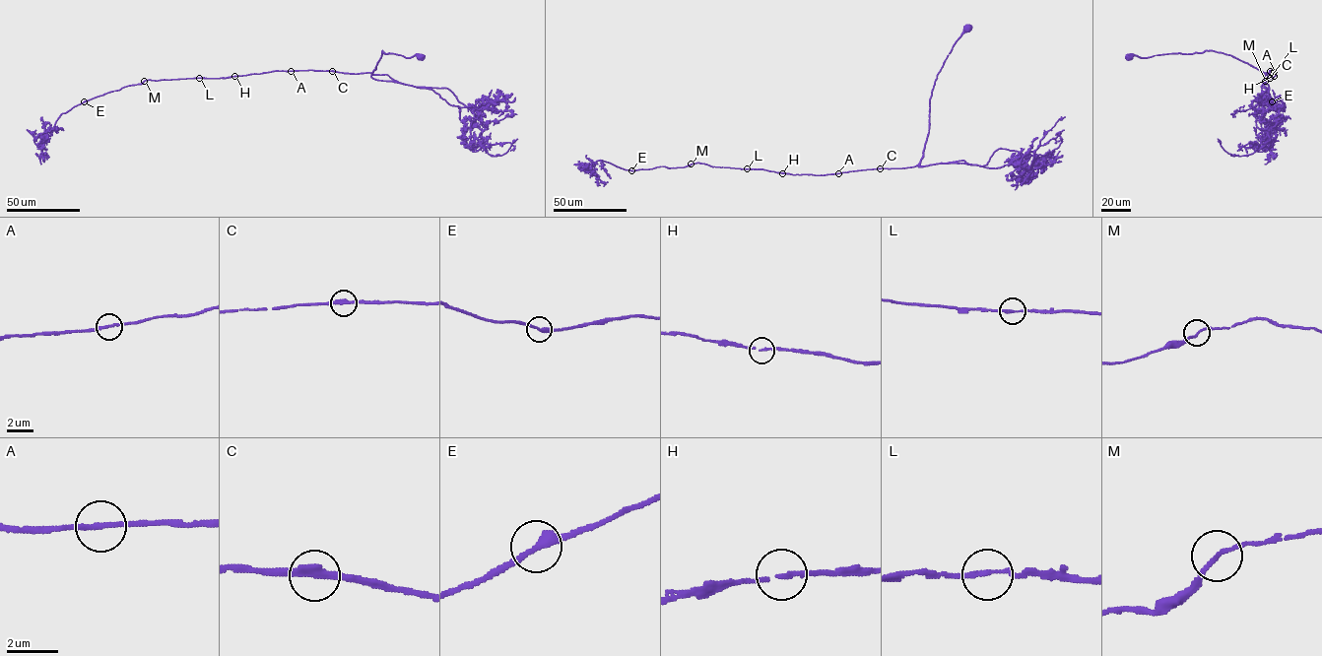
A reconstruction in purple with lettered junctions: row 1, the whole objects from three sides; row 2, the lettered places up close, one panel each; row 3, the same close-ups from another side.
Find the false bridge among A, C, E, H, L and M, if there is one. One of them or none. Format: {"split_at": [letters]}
{"split_at": []}

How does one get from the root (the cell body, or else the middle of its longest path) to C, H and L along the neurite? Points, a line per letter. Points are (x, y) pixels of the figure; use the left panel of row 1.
C: (420, 57), (406, 57), (382, 50), (371, 72), (332, 71)
H: (420, 57), (406, 57), (382, 50), (371, 72), (276, 71), (234, 76)
L: (420, 57), (406, 57), (382, 50), (371, 72), (276, 71), (225, 78), (199, 78)

